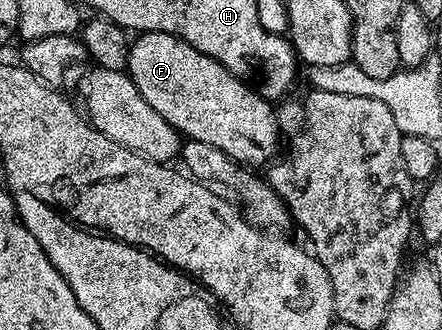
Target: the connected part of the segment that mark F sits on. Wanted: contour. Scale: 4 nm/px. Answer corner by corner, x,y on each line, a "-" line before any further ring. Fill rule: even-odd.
145,31
136,39
139,40
131,43
126,72
137,85
137,89
141,89
141,97
145,97
145,101
149,101
149,105
153,105
153,109
157,109
157,113
161,113
161,117
165,117
165,121
169,121
169,125
173,125
176,131
187,139
205,141
205,145
221,149
221,153
244,165
267,165
280,154
281,136
276,108
268,100
261,98
255,88
244,83
217,61
213,61
213,57
201,54
193,49
193,45
175,35
164,31

